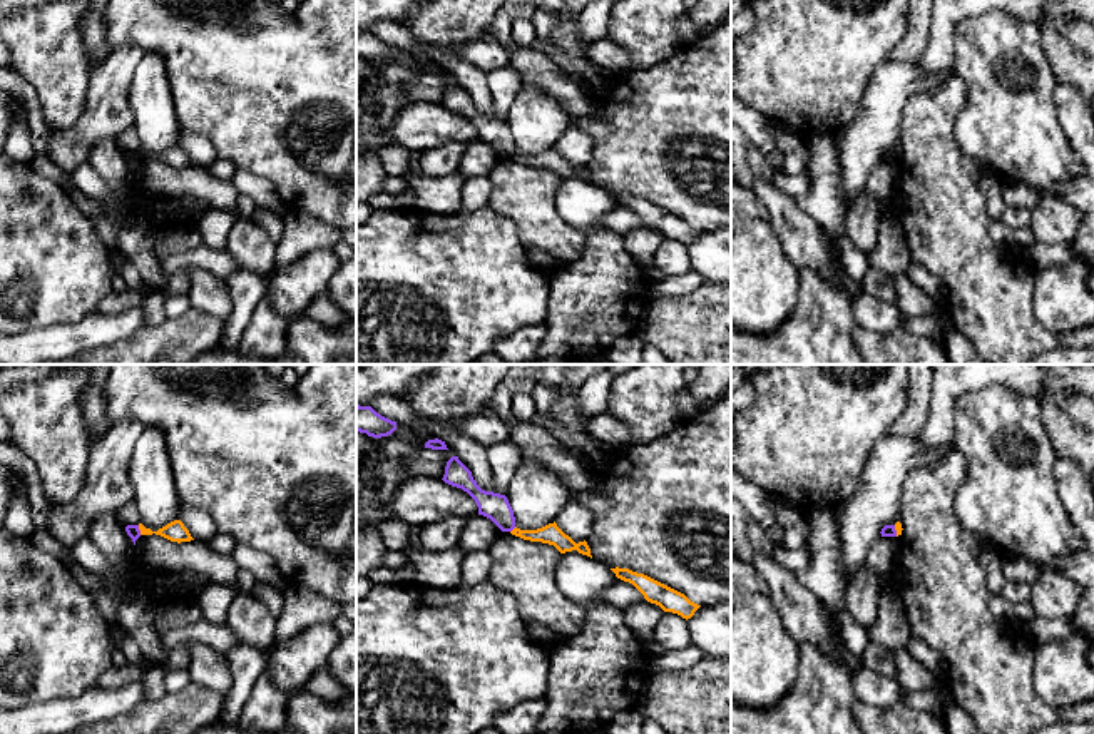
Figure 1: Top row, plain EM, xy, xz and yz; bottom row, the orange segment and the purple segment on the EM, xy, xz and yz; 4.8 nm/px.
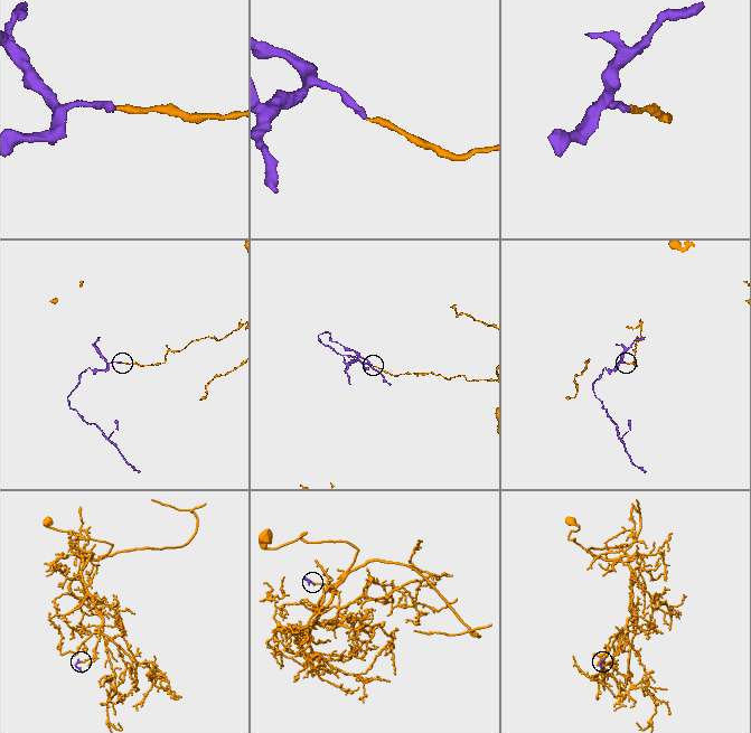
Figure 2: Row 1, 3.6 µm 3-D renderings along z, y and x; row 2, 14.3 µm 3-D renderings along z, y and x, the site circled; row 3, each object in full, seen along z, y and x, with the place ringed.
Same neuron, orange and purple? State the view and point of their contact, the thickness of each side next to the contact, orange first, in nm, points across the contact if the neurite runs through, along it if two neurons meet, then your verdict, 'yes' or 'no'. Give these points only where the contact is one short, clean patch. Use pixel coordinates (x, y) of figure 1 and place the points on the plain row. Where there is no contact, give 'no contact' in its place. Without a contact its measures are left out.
meets orange in xy at (139, 154); 100 nm thick on the orange side, 60 nm on the other; border along xy (138, 151), (141, 159); no

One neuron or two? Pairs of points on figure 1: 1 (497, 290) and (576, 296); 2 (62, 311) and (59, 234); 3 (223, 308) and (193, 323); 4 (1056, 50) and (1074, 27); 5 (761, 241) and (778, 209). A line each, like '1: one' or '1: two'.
1: two
2: one
3: two
4: two
5: two

